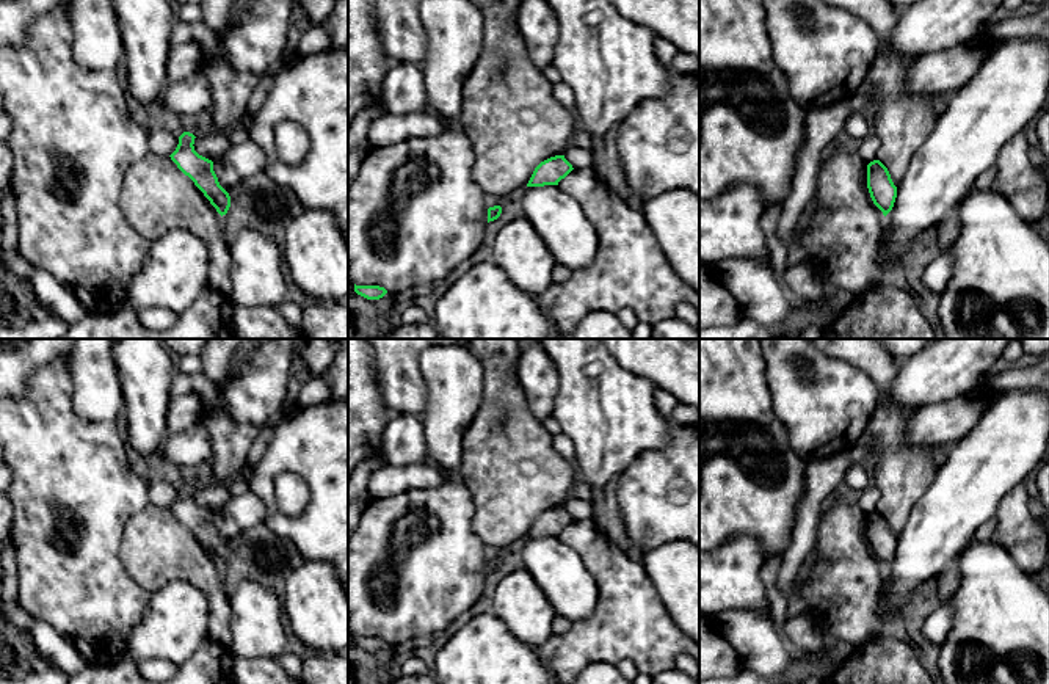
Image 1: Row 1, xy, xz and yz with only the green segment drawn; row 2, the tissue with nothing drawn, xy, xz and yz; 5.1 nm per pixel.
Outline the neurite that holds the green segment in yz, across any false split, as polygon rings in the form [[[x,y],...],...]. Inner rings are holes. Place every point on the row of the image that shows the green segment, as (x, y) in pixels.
[[[873,160],[867,165],[867,188],[873,204],[886,216],[894,207],[897,187],[887,168],[880,160]]]

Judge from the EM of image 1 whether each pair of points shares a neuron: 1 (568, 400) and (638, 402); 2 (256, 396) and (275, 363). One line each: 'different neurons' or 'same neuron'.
1: same neuron
2: same neuron

